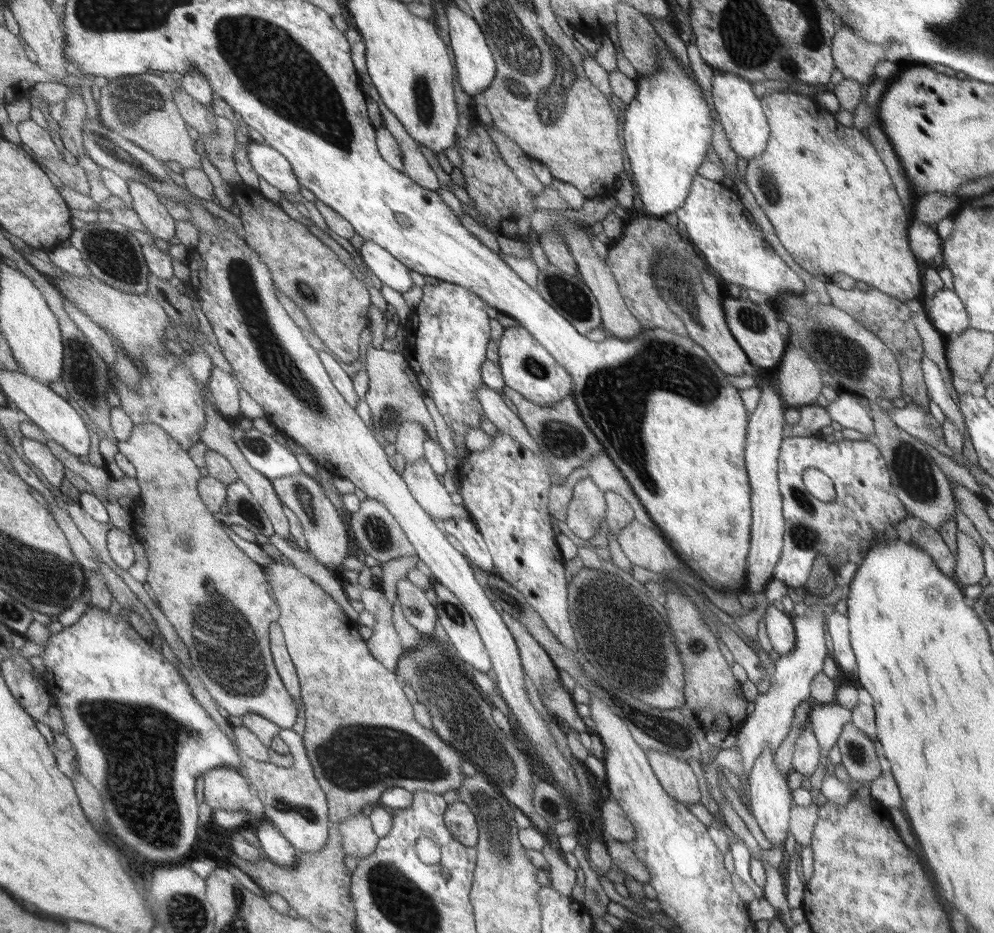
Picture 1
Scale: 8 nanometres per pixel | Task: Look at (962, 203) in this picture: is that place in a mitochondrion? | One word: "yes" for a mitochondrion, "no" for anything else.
no

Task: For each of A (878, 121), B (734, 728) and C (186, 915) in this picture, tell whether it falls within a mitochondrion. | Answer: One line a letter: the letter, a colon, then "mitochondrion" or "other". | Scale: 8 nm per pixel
A: other
B: other
C: mitochondrion

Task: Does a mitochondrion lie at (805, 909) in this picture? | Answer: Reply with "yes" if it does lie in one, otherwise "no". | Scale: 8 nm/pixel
no

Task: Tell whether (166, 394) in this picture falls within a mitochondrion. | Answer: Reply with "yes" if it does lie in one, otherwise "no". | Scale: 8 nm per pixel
no

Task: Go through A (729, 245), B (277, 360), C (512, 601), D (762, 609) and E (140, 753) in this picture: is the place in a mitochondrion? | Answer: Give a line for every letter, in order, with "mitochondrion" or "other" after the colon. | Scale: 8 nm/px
A: other
B: mitochondrion
C: mitochondrion
D: other
E: mitochondrion

